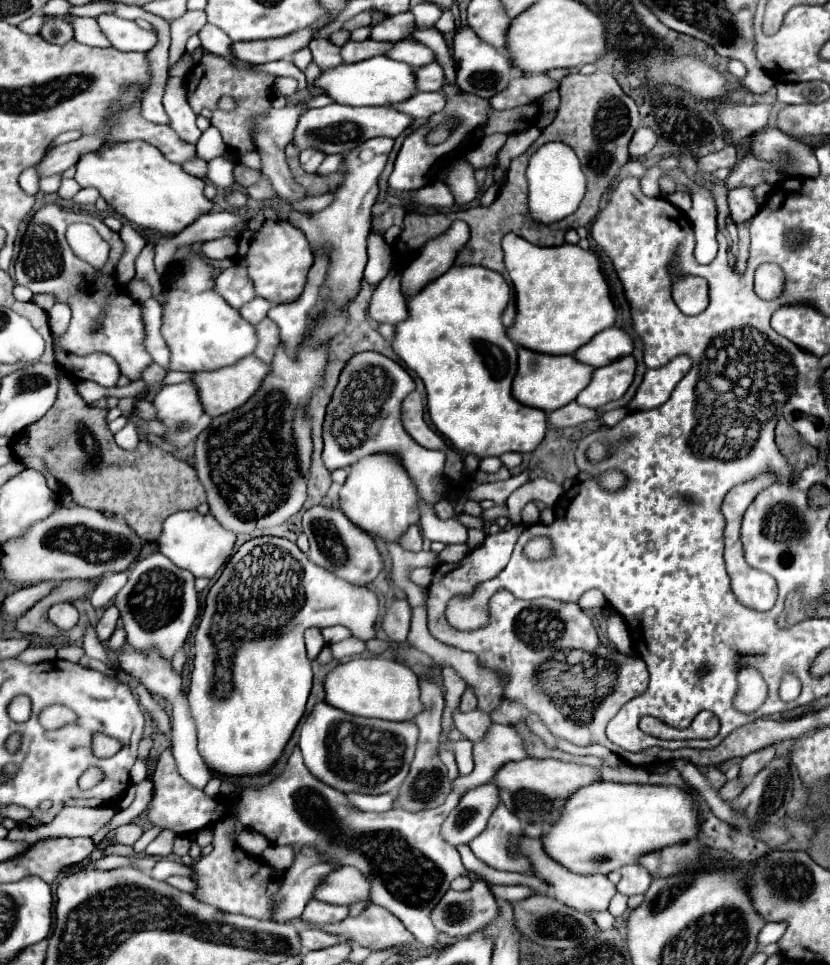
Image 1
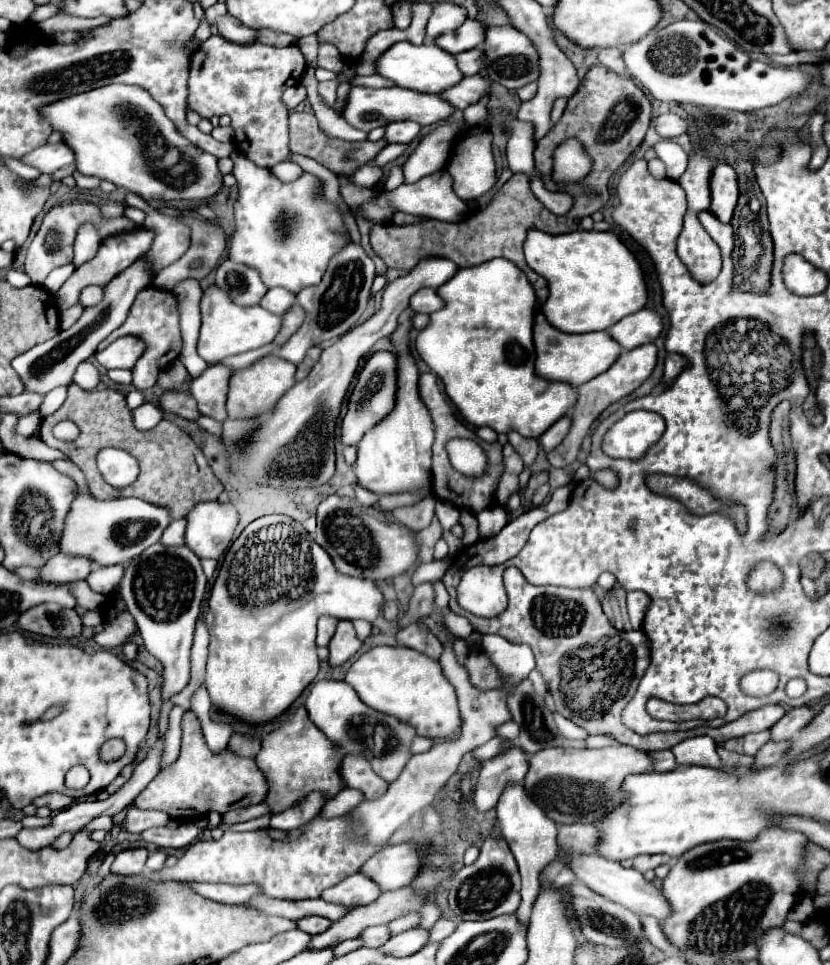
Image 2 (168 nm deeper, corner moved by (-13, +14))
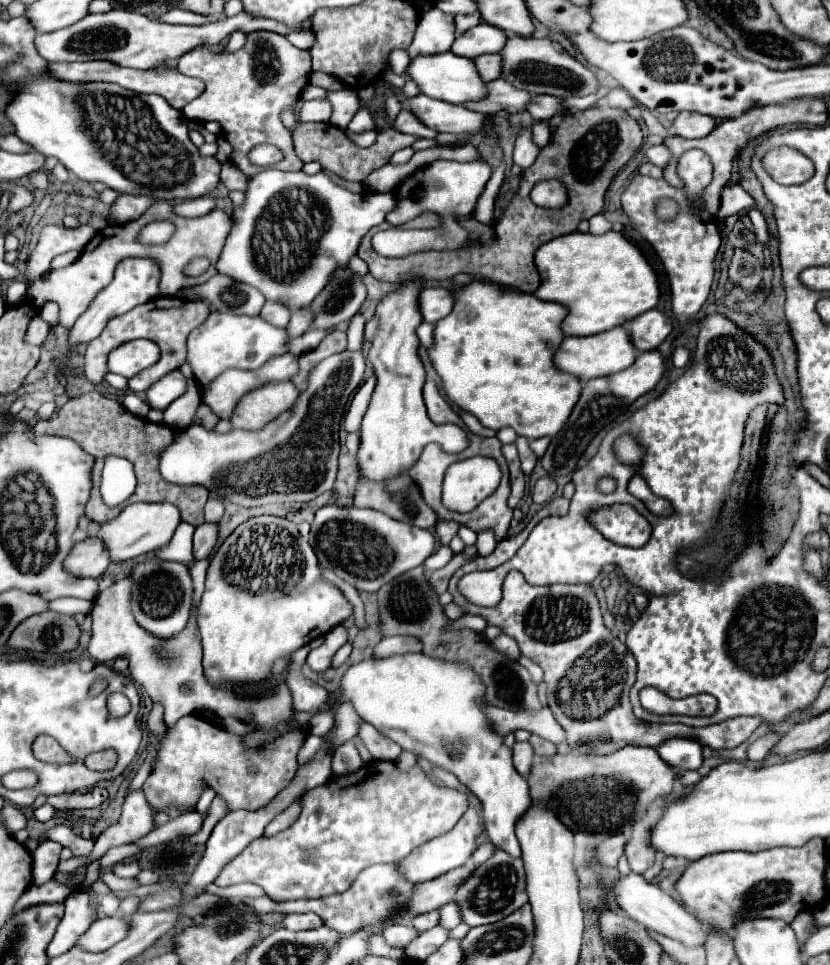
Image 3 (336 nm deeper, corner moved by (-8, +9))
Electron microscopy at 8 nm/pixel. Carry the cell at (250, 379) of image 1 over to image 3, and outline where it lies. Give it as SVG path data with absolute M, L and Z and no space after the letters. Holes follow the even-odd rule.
M290 381L264 383L264 387L258 387L240 399L230 415L230 423L236 429L262 429L268 421L290 409L296 397L298 391Z

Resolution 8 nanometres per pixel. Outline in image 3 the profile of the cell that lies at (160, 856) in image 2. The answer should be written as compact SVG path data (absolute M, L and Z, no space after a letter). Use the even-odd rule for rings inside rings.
M134 861L134 863L124 863L124 865L120 863L120 865L114 867L114 873L116 873L118 877L136 877L136 875L140 873L140 869L142 869L142 867L140 867L136 861Z

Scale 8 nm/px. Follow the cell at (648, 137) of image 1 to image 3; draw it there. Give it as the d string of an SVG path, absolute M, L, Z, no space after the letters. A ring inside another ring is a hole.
M682 111L670 125L670 135L678 135L684 139L698 139L706 137L714 129L714 119L700 113Z

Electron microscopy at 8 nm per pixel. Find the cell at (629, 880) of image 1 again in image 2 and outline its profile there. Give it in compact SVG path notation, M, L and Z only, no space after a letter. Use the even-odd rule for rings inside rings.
M641 856L641 858L633 858L633 868L639 872L647 872L653 870L665 862L669 862L669 856Z

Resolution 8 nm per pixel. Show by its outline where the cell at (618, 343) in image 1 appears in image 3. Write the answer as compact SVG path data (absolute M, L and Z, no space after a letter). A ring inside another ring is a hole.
M656 309L638 315L636 319L624 323L622 327L628 331L632 345L638 351L656 349L668 337L668 333L672 331L670 319L662 311L656 311Z

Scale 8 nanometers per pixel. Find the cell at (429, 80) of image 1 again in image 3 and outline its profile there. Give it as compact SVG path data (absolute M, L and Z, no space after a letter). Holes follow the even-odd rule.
M498 53L474 57L474 63L476 63L476 69L478 69L478 75L484 77L486 83L500 77L500 55Z

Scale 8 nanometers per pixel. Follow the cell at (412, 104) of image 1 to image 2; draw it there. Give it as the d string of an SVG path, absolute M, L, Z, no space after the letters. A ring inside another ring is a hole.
M467 76L461 80L461 84L453 86L453 90L445 90L441 98L445 98L449 104L453 104L457 110L465 110L467 106L479 102L483 96L489 96L489 82L483 76Z

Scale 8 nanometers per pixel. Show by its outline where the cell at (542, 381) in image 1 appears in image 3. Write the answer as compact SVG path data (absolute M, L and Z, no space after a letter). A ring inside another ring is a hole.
M614 327L610 331L590 335L590 337L564 337L564 341L554 351L554 365L560 371L578 377L580 381L618 373L628 365L632 365L634 359L636 359L636 349L632 347L630 337L622 327Z

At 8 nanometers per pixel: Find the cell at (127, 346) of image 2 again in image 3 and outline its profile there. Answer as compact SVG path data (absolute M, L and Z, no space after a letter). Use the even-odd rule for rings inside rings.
M134 339L116 347L108 355L108 371L122 377L134 377L160 359L160 349L148 339Z

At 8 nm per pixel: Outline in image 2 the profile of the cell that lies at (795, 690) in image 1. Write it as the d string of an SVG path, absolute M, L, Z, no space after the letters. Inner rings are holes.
M801 678L789 680L787 686L785 686L785 694L787 694L789 698L799 698L803 692L805 692L805 682L803 682Z

